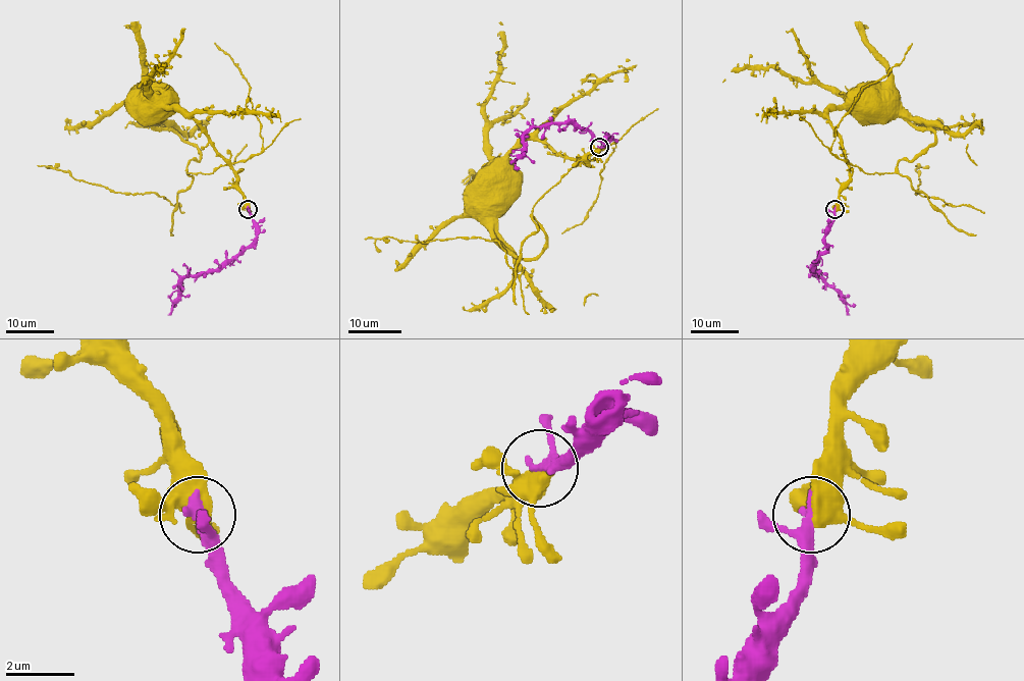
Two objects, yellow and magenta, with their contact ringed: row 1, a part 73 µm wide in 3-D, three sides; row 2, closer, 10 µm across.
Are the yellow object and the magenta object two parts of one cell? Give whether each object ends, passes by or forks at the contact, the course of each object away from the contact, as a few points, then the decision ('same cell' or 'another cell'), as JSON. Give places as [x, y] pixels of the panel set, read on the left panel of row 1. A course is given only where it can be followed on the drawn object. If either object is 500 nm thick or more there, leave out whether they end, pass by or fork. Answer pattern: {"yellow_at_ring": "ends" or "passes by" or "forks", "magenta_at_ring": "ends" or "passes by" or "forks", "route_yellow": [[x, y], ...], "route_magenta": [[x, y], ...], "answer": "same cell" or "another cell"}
{"yellow_at_ring": "forks", "magenta_at_ring": "passes by", "route_yellow": [[249, 209], [233, 167], [217, 152], [209, 136], [193, 119], [174, 109], [164, 109], [151, 96]], "route_magenta": [[248, 209], [255, 239], [215, 269], [189, 274], [180, 282], [180, 294], [168, 314]], "answer": "same cell"}

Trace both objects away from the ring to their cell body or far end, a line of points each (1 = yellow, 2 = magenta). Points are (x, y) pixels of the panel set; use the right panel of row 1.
1: (834, 209), (839, 194), (849, 178), (849, 167), (841, 136), (827, 119), (827, 113), (846, 109), (858, 96)
2: (834, 209), (834, 218), (824, 239), (827, 248), (820, 255), (814, 271), (839, 294), (849, 314)

